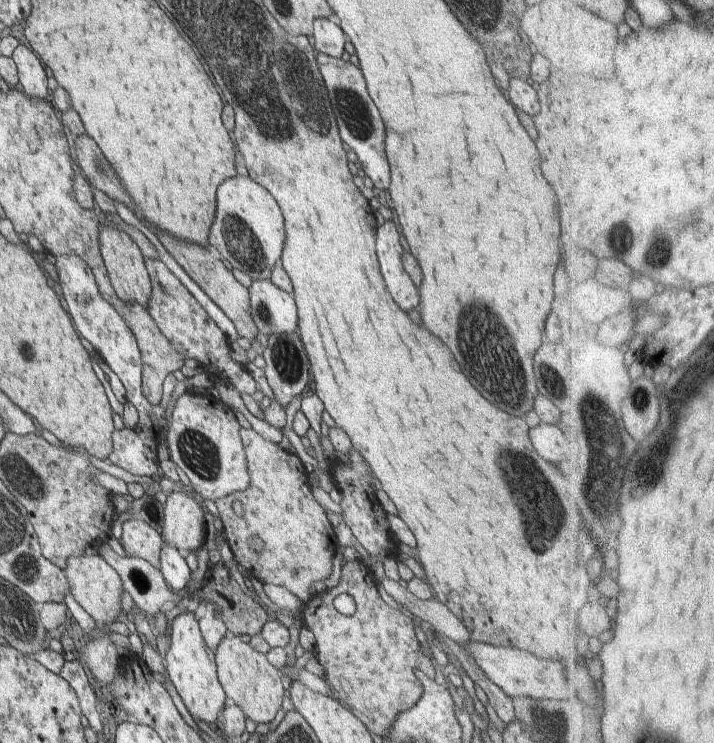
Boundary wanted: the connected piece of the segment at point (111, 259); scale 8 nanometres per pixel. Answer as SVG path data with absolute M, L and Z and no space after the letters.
M104 217L100 225L100 253L102 254L110 284L116 292L116 295L124 304L140 304L148 308L148 302L151 296L151 278L150 270L146 264L140 248L134 243L134 240L126 234L124 230L110 226Z

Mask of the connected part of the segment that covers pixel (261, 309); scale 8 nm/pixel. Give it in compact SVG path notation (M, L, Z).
M254 280L248 287L252 320L266 336L298 331L297 306L292 293L277 288L271 280Z

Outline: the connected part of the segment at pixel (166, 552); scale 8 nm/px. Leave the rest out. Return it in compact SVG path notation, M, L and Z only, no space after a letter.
M163 544L160 552L160 570L166 584L169 584L173 591L184 590L190 580L190 568L176 548Z

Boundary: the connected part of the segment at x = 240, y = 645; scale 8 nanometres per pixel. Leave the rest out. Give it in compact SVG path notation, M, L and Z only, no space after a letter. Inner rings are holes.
M232 636L232 638L224 638L220 642L214 658L217 666L217 677L227 699L243 710L246 718L251 719L257 725L274 721L278 710L282 708L285 693L280 677L281 672L268 662L266 655L254 650L250 643L246 644L242 638Z

